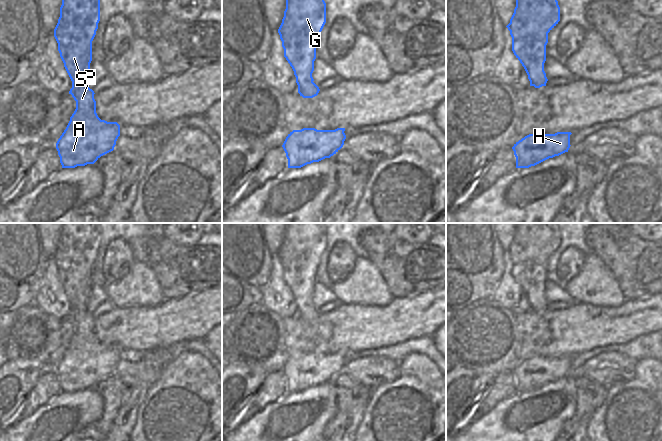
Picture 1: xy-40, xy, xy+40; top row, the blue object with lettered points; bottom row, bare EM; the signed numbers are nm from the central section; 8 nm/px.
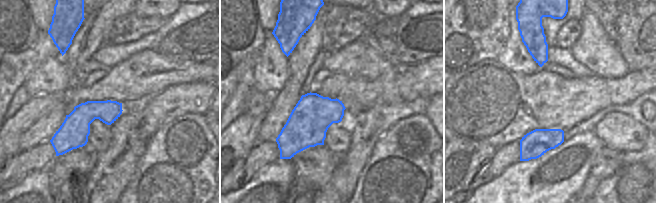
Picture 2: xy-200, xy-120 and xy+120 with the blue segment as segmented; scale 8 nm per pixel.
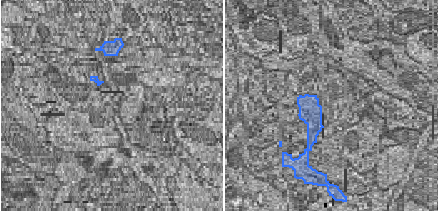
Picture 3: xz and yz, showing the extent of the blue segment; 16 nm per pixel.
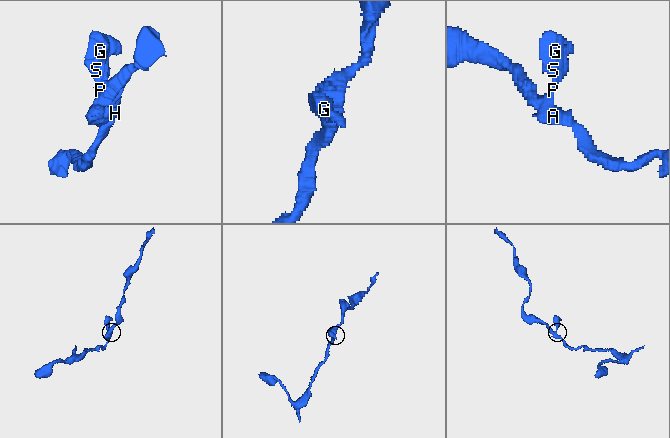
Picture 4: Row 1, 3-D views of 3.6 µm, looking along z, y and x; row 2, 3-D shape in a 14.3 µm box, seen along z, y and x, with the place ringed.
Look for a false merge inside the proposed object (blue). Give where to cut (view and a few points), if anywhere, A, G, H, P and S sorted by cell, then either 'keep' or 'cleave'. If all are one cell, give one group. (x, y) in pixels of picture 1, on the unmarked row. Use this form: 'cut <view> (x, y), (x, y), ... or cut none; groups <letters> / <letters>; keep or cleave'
cut xy-40 (87, 305), (84, 311), (72, 312); groups A H P / G S; cleave

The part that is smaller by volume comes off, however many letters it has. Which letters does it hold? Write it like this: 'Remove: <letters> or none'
Remove: G, S

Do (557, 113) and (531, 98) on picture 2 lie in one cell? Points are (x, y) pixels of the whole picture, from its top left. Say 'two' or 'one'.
one

